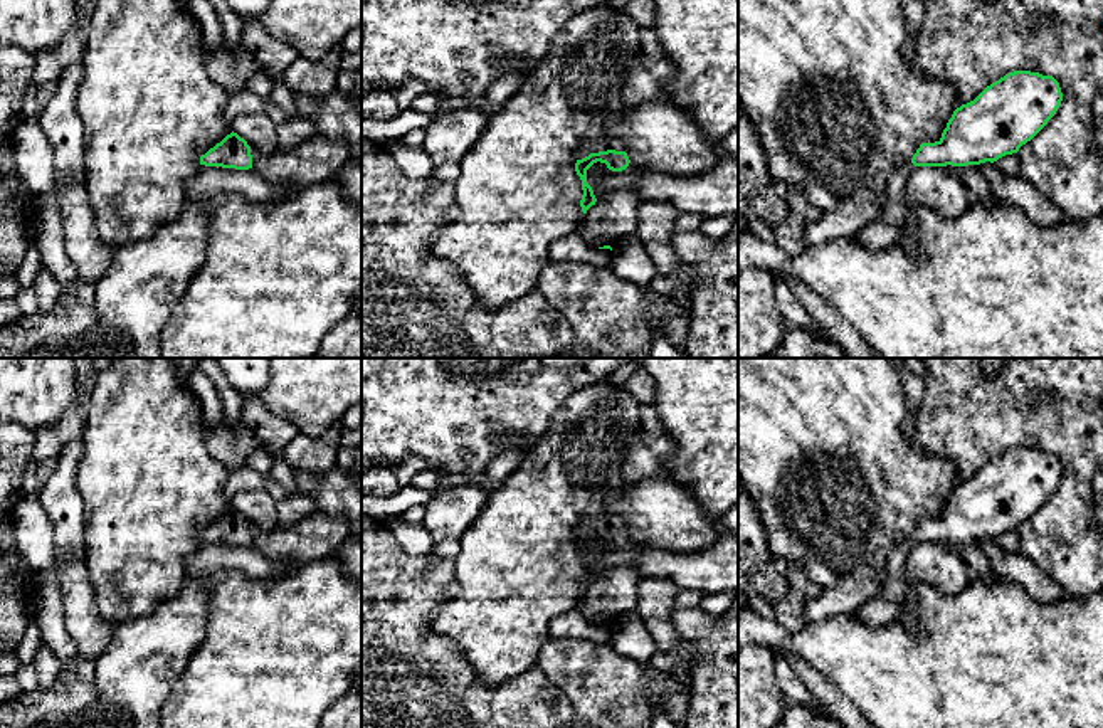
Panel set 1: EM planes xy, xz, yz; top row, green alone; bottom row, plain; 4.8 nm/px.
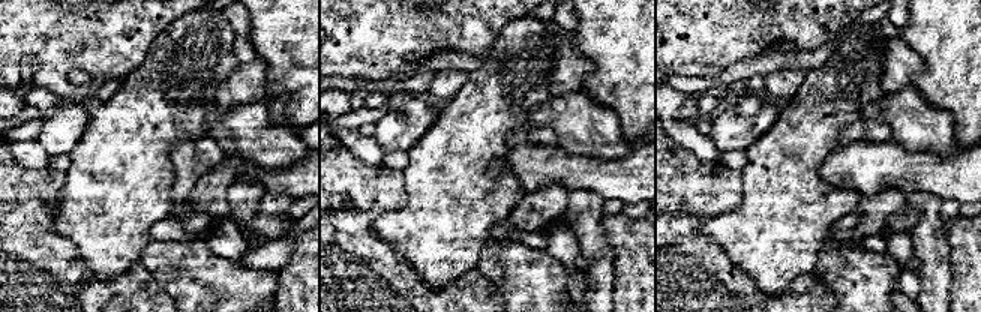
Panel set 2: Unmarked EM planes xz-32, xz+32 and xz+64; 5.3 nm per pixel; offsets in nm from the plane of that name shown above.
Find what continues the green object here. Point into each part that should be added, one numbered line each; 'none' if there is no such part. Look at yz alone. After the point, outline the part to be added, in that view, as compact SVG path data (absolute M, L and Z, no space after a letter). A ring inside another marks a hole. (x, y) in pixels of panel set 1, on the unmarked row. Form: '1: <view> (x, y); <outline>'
1: yz (890, 602); M906 538L888 553L888 573L881 592L858 609L858 620L866 625L881 627L891 624L903 614L911 592L911 578L906 573L906 558L916 543Z

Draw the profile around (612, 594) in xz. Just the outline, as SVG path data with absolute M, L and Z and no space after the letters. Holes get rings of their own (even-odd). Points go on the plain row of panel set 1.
M632 565L610 567L585 590L577 610L588 624L610 622L637 607L639 572Z

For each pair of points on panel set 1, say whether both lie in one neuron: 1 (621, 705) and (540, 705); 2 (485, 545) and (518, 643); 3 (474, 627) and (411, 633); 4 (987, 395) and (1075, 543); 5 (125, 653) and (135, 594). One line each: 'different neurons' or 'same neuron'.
1: different neurons
2: same neuron
3: different neurons
4: same neuron
5: different neurons

